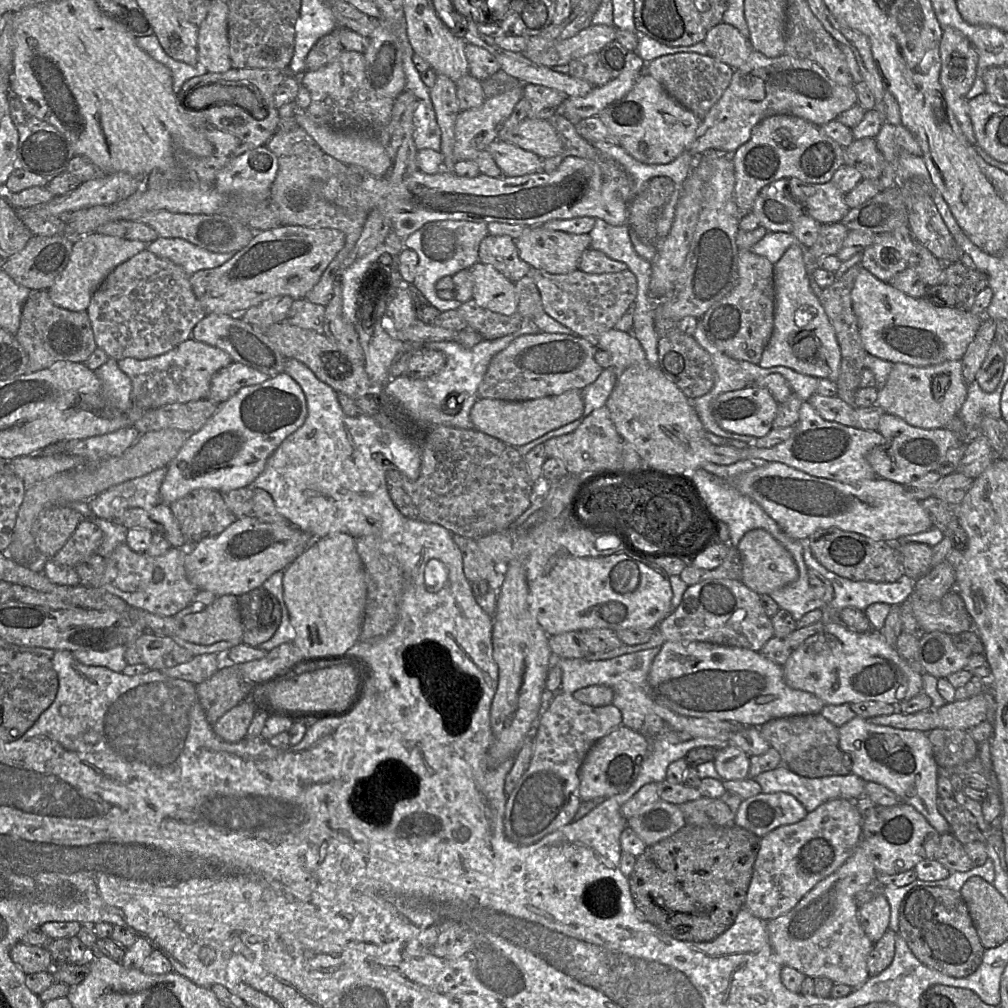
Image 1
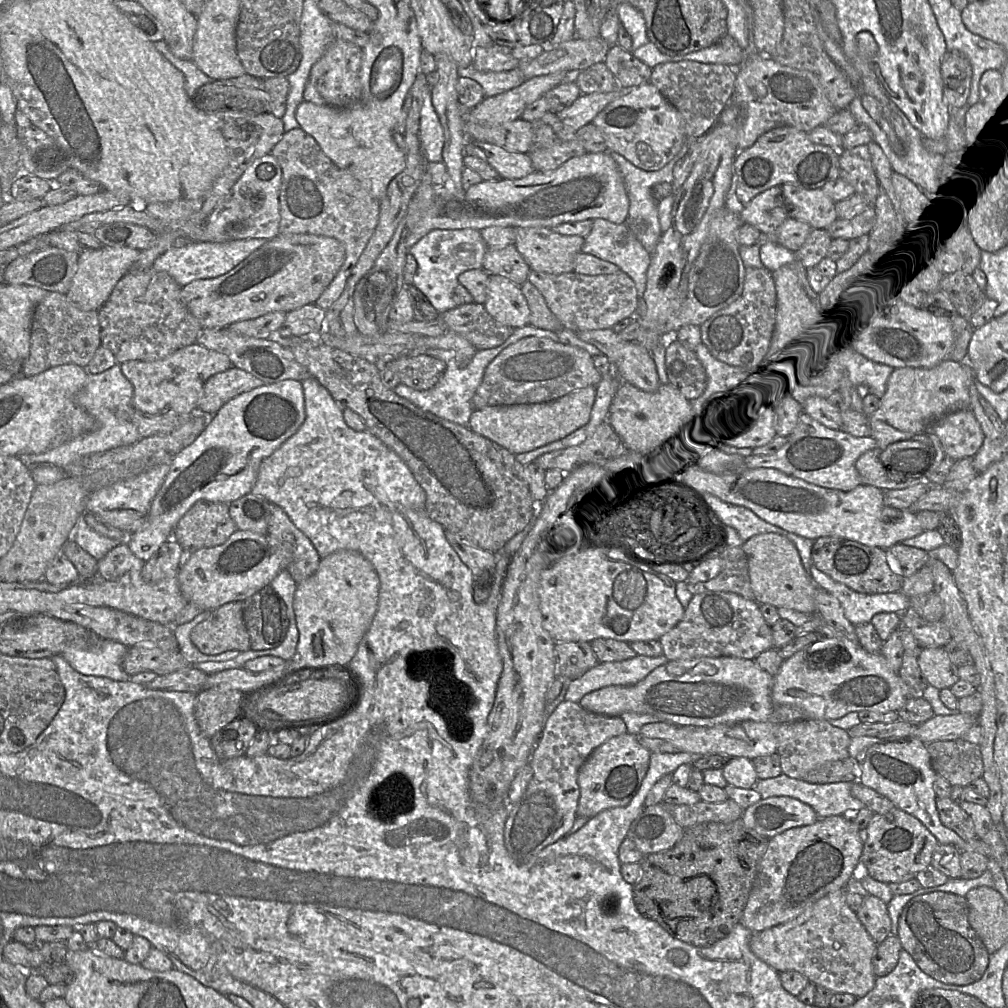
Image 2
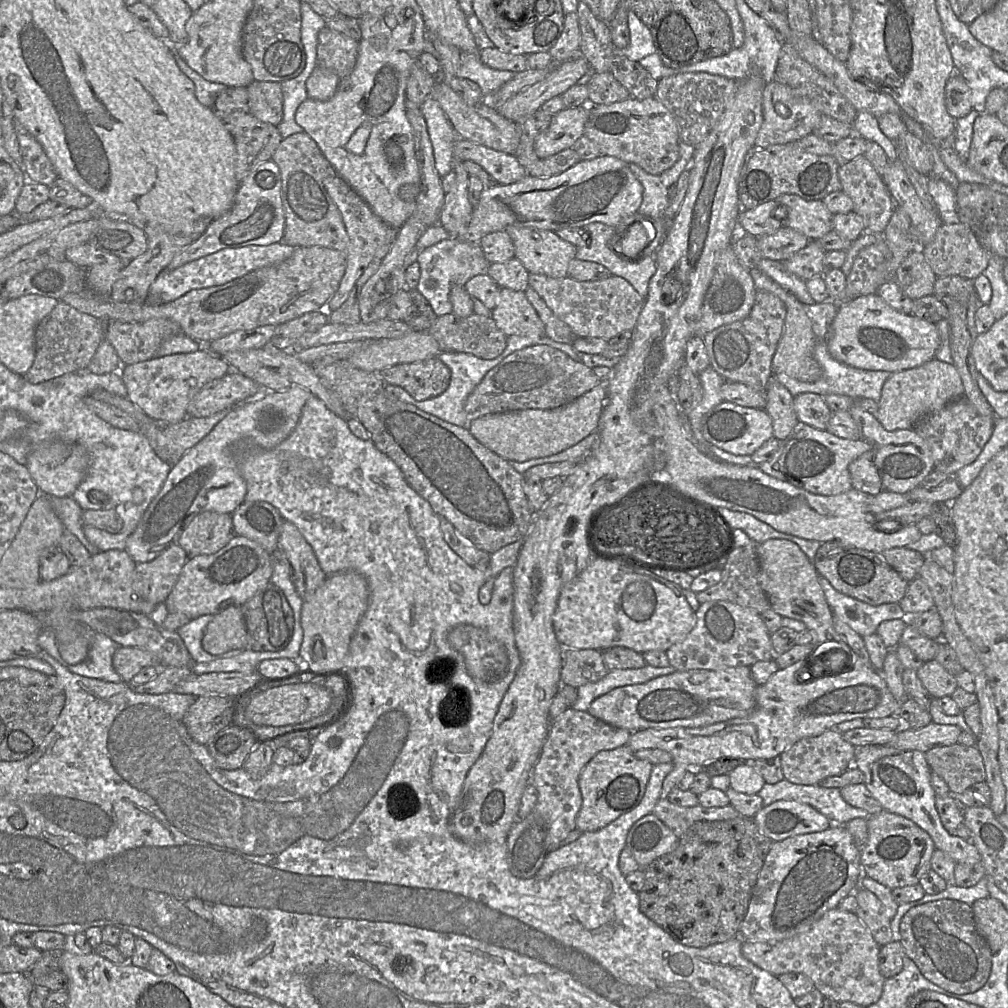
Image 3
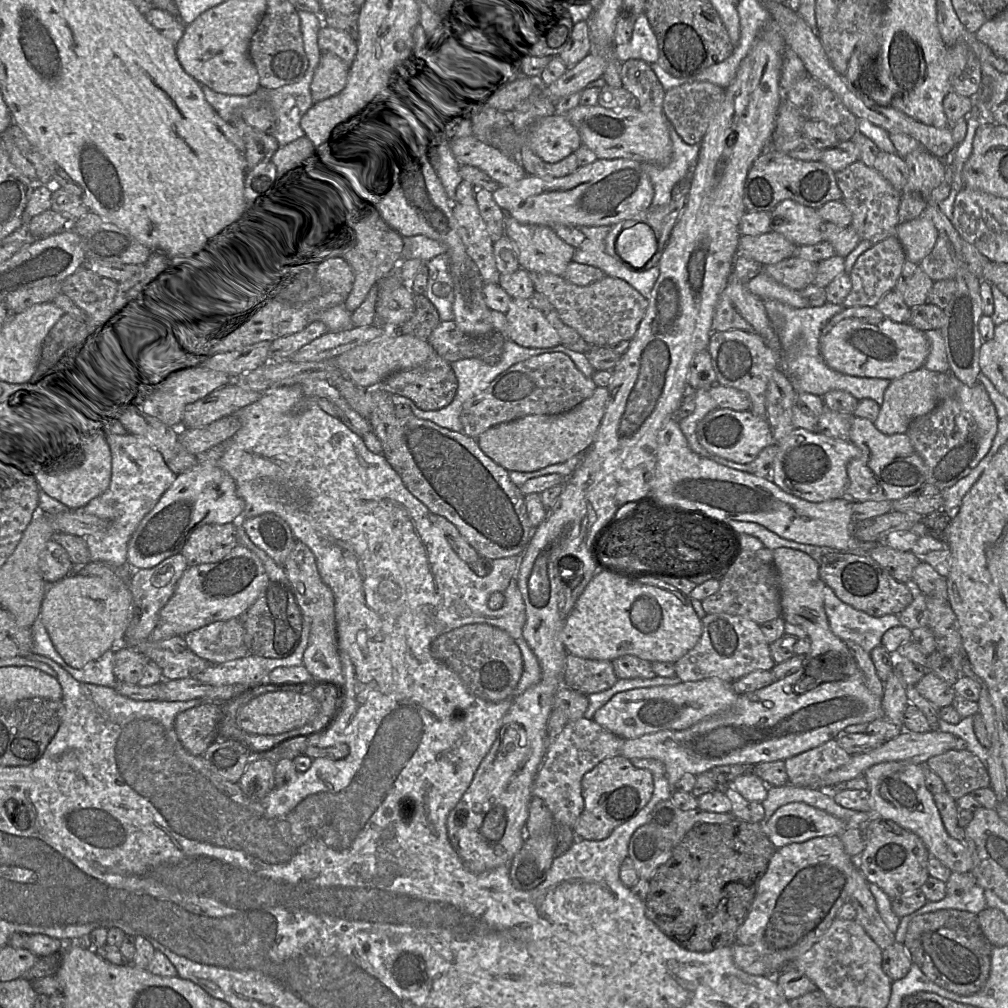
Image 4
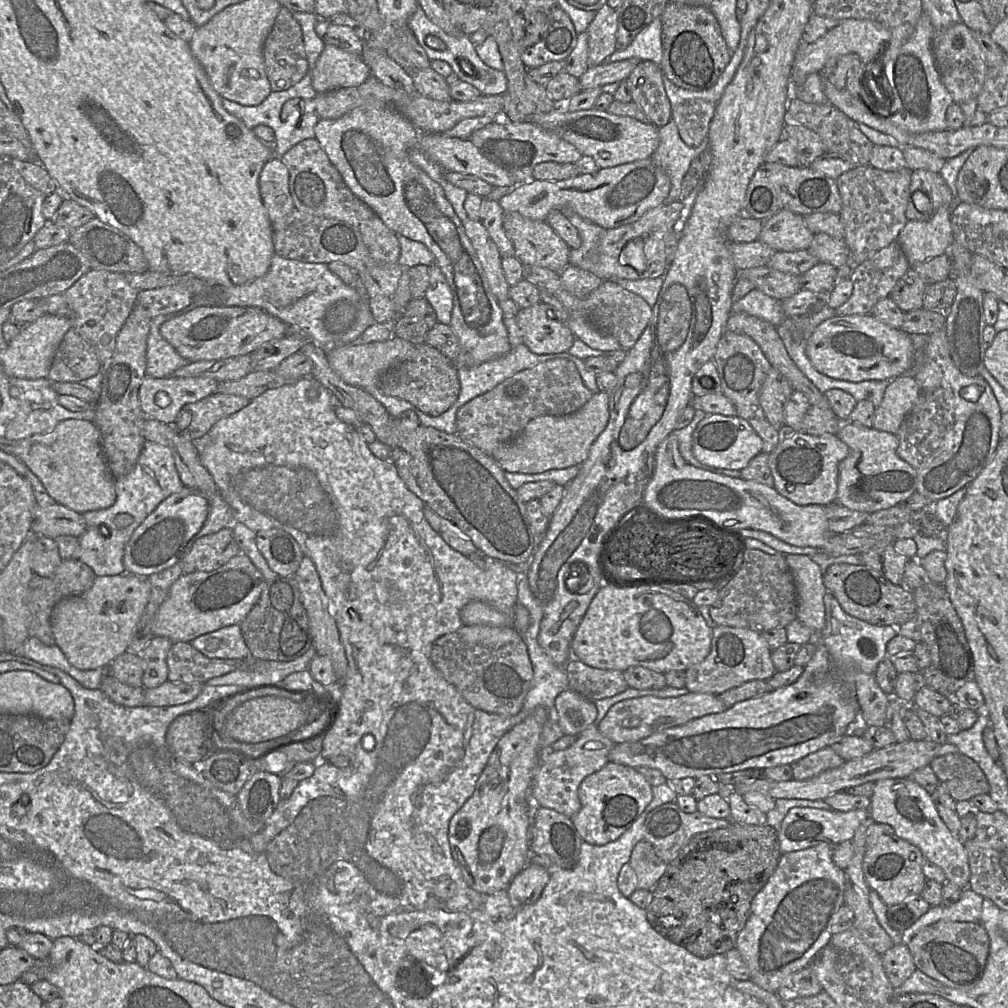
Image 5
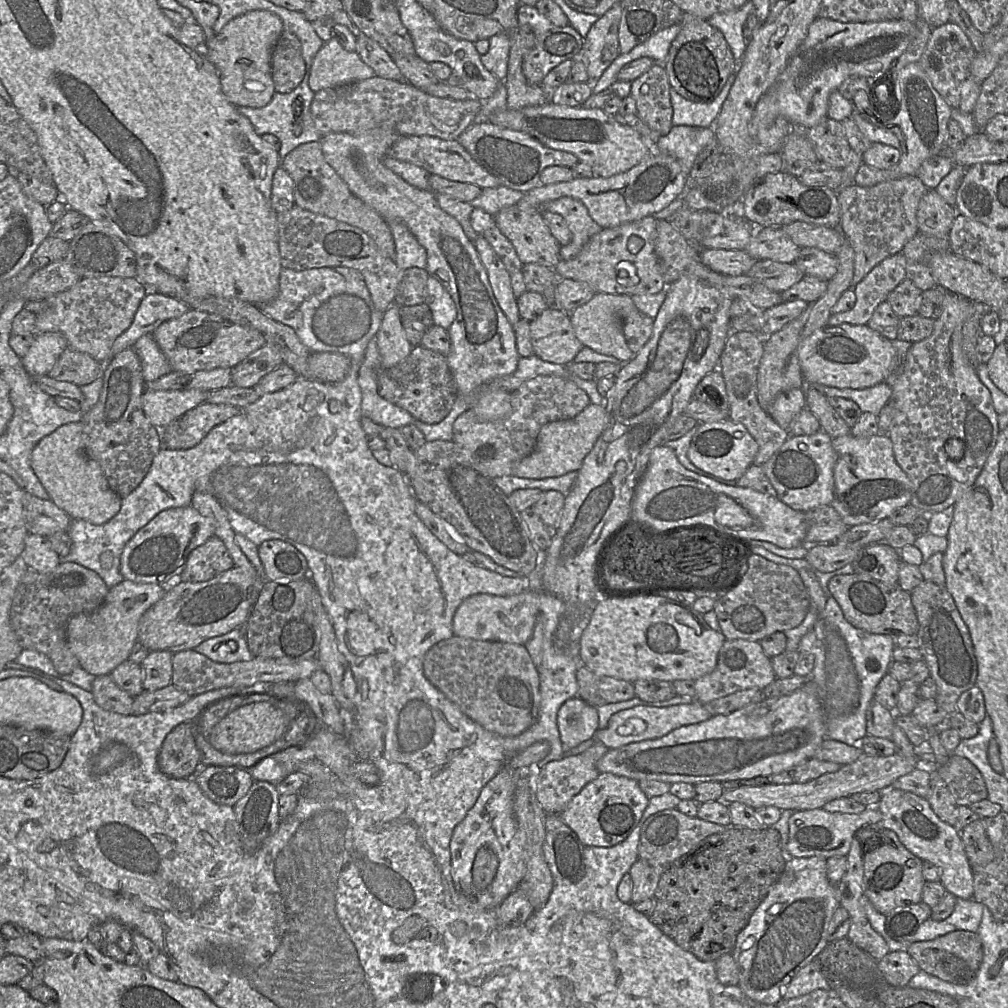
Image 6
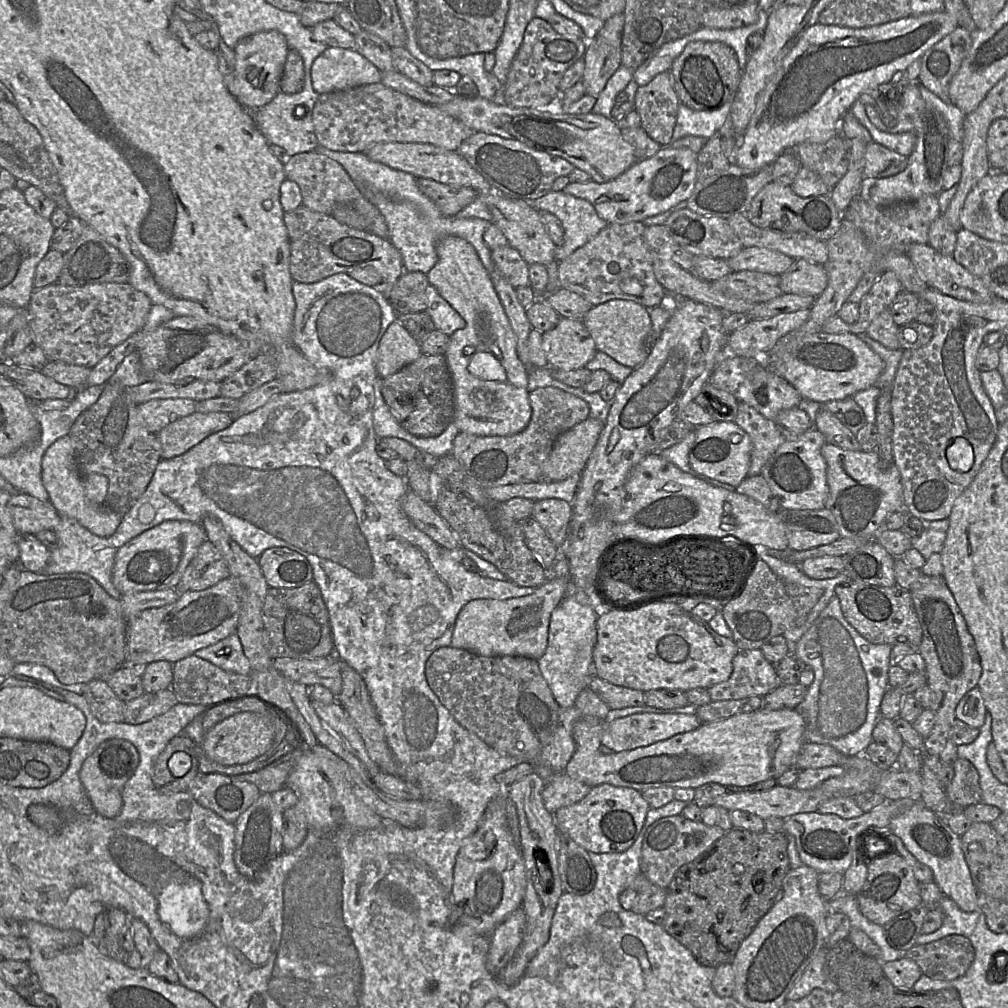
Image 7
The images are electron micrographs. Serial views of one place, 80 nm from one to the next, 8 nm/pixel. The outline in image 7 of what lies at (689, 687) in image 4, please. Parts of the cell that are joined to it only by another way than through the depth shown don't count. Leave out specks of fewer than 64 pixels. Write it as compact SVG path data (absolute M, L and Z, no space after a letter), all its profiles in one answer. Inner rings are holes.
M687 705L662 713L636 713L618 718L610 723L603 723L601 745L614 752L633 750L635 748L651 745L655 742L666 740L680 733L695 730L701 725L695 711L696 706Z

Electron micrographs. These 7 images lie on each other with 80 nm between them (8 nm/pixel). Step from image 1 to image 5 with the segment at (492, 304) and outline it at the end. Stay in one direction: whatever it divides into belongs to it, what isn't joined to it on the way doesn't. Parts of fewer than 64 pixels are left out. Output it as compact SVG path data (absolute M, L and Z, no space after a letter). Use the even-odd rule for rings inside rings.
M544 303L520 308L515 318L523 344L535 354L567 352L575 340L567 323L560 320L555 310Z

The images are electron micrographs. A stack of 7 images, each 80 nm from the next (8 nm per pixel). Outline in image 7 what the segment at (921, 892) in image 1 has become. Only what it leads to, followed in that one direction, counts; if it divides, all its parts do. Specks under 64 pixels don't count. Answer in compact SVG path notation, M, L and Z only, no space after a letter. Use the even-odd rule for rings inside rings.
M954 934L915 945L905 955L915 961L928 977L951 981L967 972L974 961L975 950L969 937Z

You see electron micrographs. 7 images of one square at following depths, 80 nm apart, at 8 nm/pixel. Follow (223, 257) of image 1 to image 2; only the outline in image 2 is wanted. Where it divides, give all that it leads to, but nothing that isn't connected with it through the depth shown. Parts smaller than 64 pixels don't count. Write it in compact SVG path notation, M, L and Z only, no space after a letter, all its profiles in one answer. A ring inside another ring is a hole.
M255 238L225 243L189 242L167 250L155 261L153 268L166 272L181 287L184 287L194 280L216 278L229 272L264 243L264 239Z

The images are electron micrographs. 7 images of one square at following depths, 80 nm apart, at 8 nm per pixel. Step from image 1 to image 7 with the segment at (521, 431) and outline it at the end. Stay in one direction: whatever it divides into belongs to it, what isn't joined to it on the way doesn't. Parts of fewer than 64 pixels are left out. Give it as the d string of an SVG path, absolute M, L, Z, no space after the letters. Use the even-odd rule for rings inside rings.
M589 416L561 434L542 466L541 481L563 480L580 473L591 455L604 424Z

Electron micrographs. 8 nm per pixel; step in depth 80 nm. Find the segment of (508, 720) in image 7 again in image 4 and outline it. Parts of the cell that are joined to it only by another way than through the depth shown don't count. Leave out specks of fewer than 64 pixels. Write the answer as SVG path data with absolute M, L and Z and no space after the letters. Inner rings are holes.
M468 624L438 636L431 644L433 657L451 670L462 680L474 696L490 702L500 702L516 695L516 687L523 673L521 651L514 639L504 630L488 624Z

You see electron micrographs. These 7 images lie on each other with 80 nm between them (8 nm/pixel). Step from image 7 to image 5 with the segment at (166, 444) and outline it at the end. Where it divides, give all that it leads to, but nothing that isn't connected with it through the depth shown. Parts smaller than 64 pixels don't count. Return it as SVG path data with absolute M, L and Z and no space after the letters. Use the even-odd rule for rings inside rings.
M215 392L198 402L185 405L173 426L195 442L219 420L240 411L249 402L243 396Z

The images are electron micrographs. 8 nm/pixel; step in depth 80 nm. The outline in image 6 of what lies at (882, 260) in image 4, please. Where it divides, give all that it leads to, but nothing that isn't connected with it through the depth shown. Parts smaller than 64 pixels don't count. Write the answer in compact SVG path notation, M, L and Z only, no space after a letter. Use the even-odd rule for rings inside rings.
M900 252L878 264L854 287L855 306L846 312L833 313L828 325L868 325L876 308L887 301L895 288L907 279L906 262L907 258Z

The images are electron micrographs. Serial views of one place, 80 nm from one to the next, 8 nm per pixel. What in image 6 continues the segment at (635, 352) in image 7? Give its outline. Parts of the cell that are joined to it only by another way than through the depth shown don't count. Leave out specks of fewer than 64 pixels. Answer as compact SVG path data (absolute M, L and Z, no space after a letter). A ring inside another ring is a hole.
M598 294L570 314L571 324L576 337L583 346L612 356L622 363L630 361L634 352L629 348L623 333L623 317L636 310L634 301L628 295Z

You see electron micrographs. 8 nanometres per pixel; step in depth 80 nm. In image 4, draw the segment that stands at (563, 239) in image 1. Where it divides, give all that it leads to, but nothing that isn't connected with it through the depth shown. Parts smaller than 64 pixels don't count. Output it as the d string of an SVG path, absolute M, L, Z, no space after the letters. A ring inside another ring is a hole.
M507 216L505 234L515 242L520 267L528 272L563 276L575 252L550 226L525 224Z

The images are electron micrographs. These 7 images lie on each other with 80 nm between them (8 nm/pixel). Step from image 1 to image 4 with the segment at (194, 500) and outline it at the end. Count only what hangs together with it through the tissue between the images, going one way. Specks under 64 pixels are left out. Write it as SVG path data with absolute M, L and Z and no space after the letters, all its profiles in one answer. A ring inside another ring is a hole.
M235 523L205 524L191 532L181 553L188 566L215 563L238 544Z

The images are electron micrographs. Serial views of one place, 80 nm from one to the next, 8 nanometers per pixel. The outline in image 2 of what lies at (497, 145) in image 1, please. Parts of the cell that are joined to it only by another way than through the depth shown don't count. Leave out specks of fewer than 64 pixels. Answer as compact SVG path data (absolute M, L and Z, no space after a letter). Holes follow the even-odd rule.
M468 140L464 147L464 155L483 159L503 179L520 179L535 171L528 153L510 152L491 143Z

